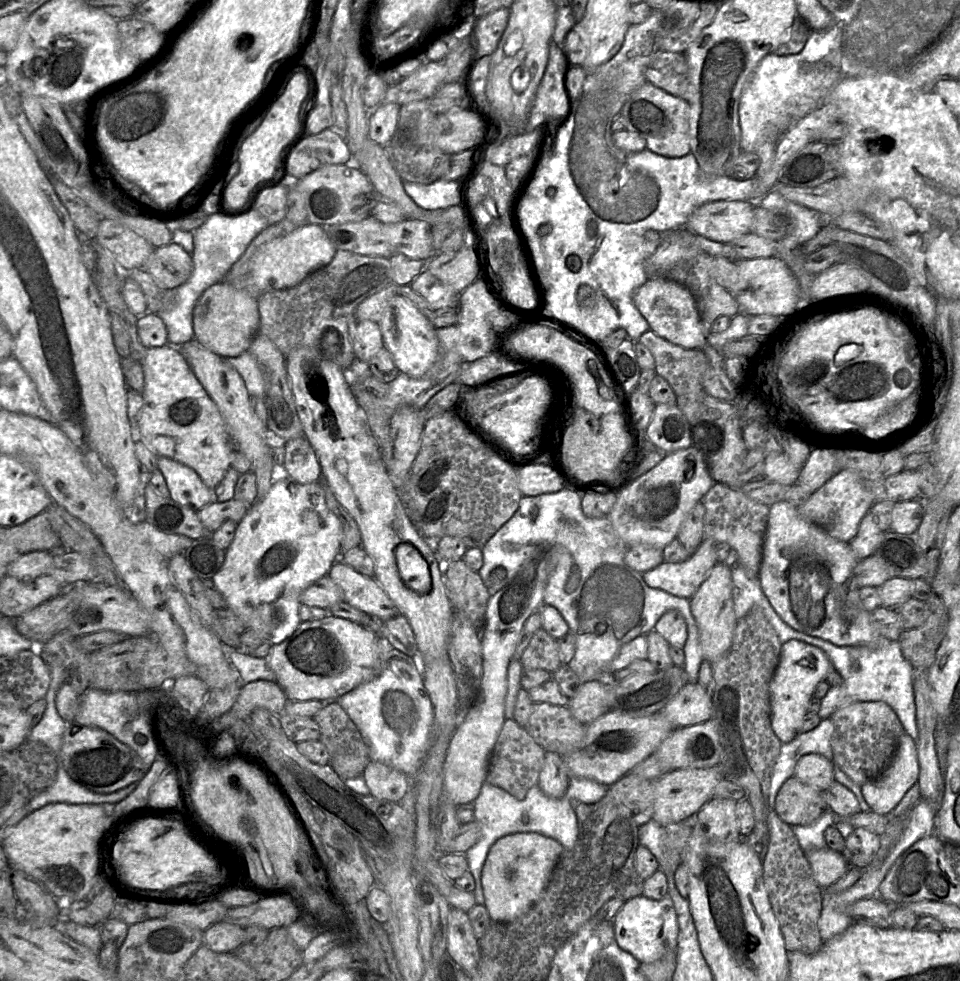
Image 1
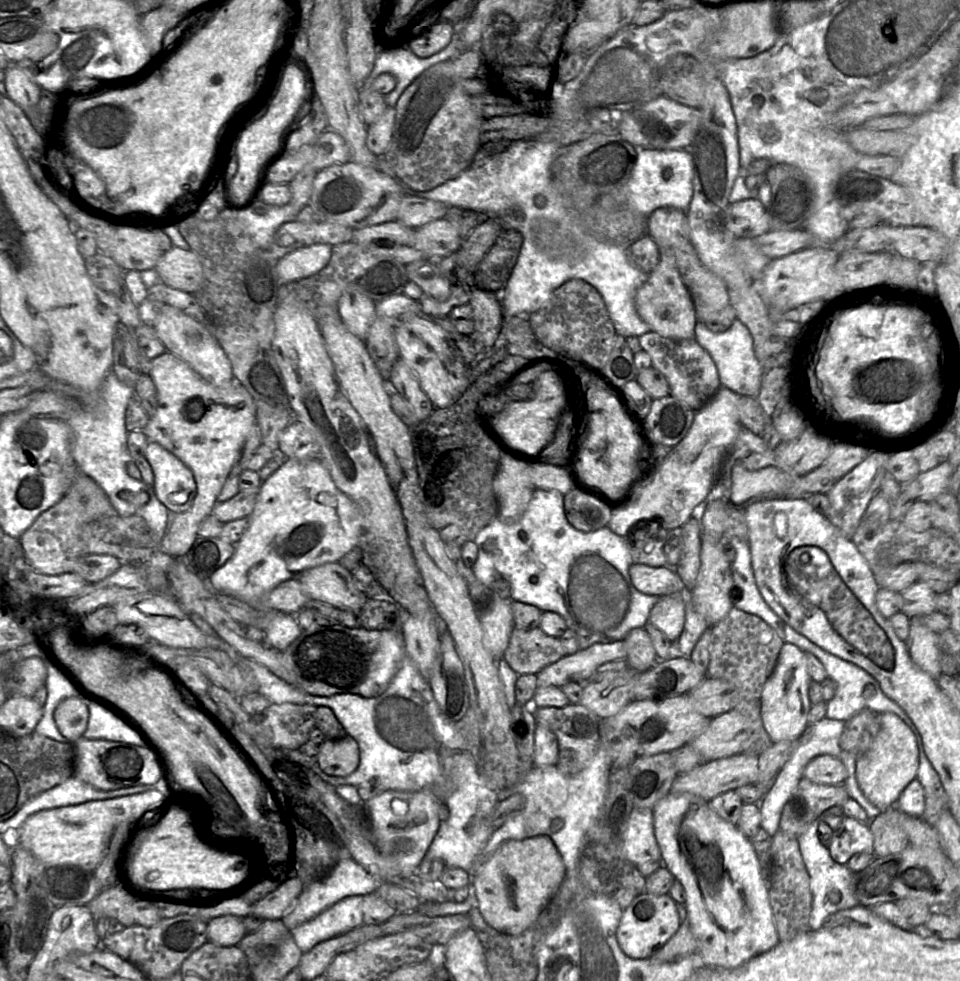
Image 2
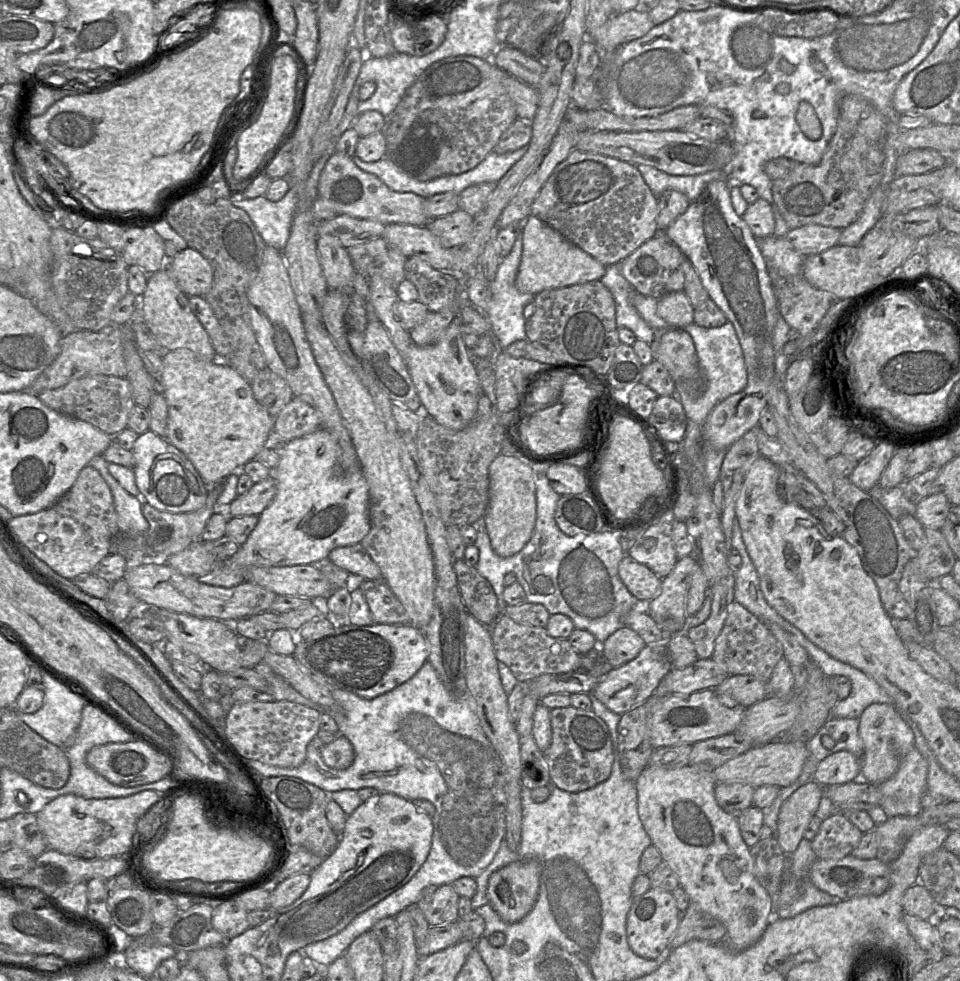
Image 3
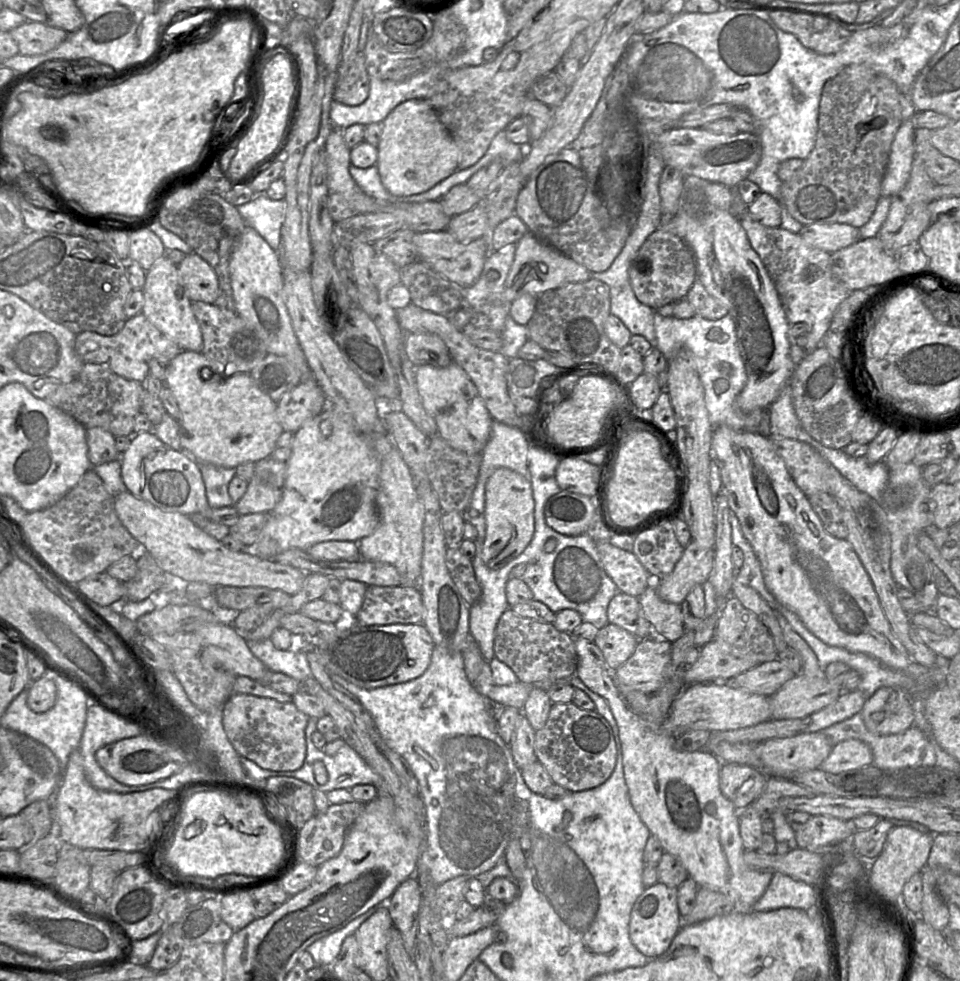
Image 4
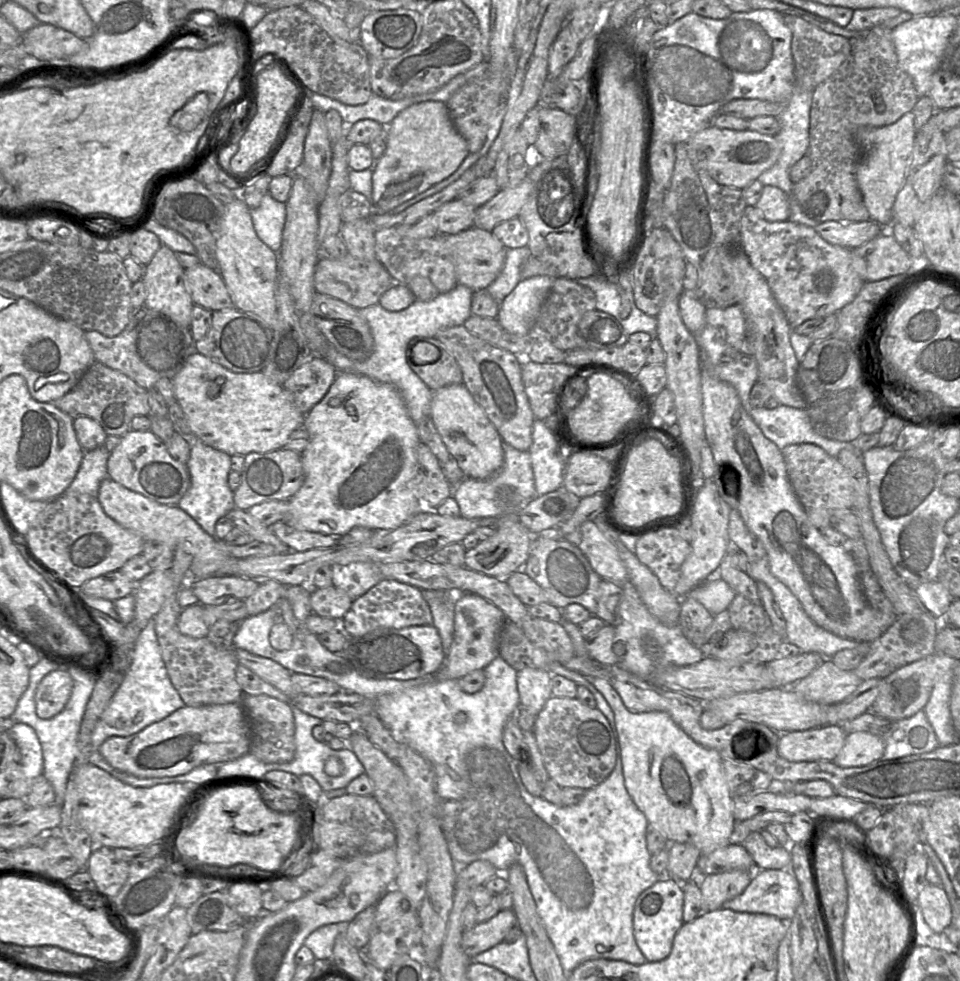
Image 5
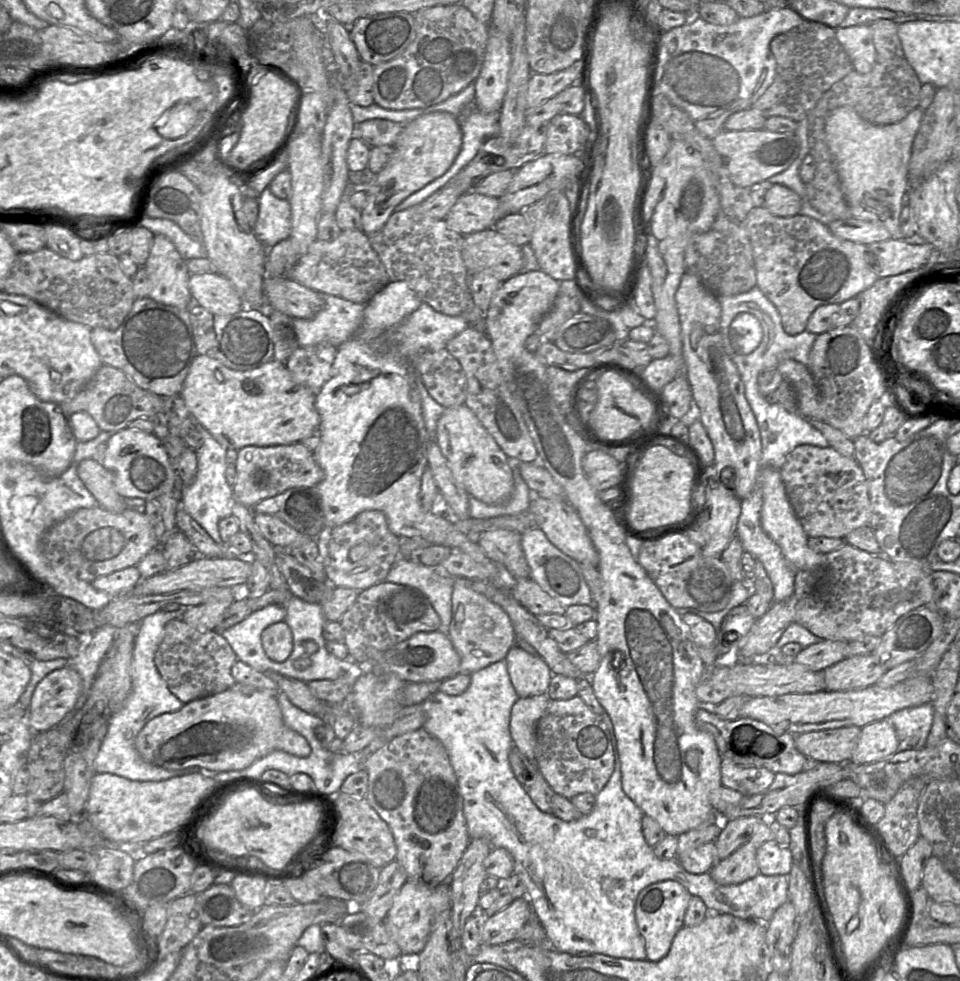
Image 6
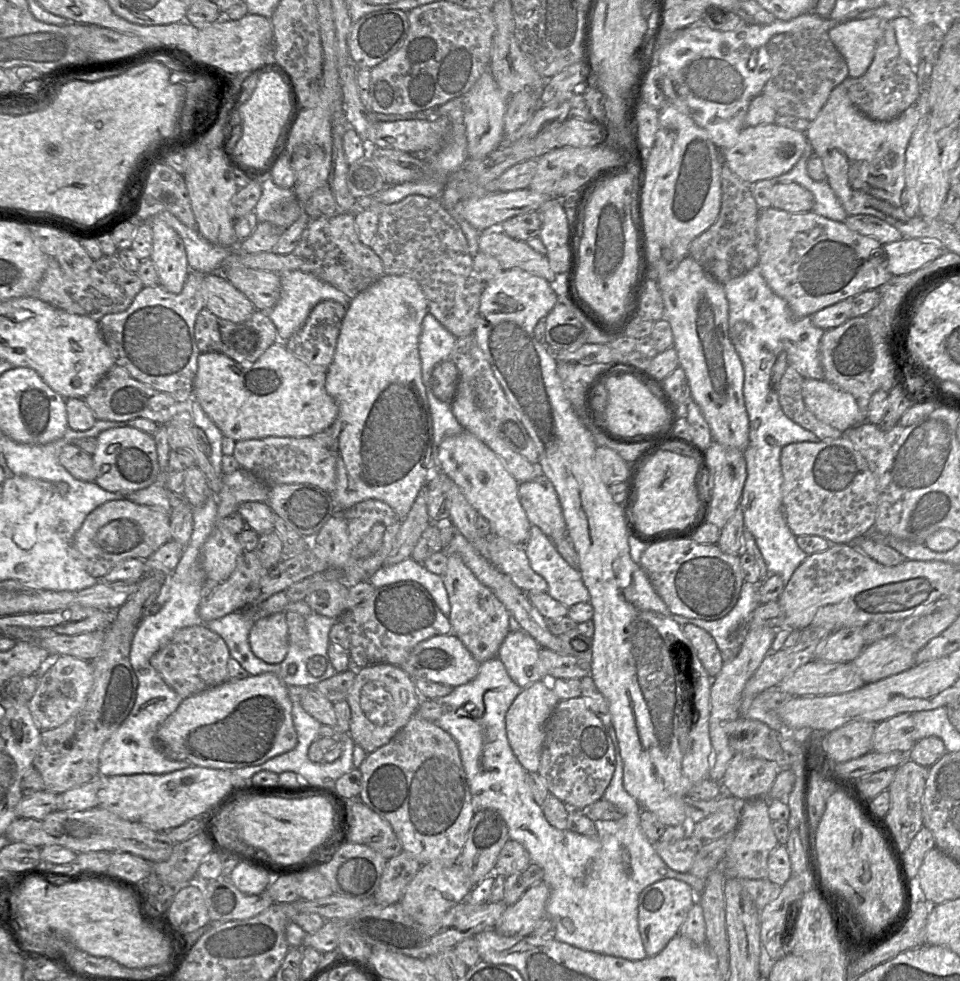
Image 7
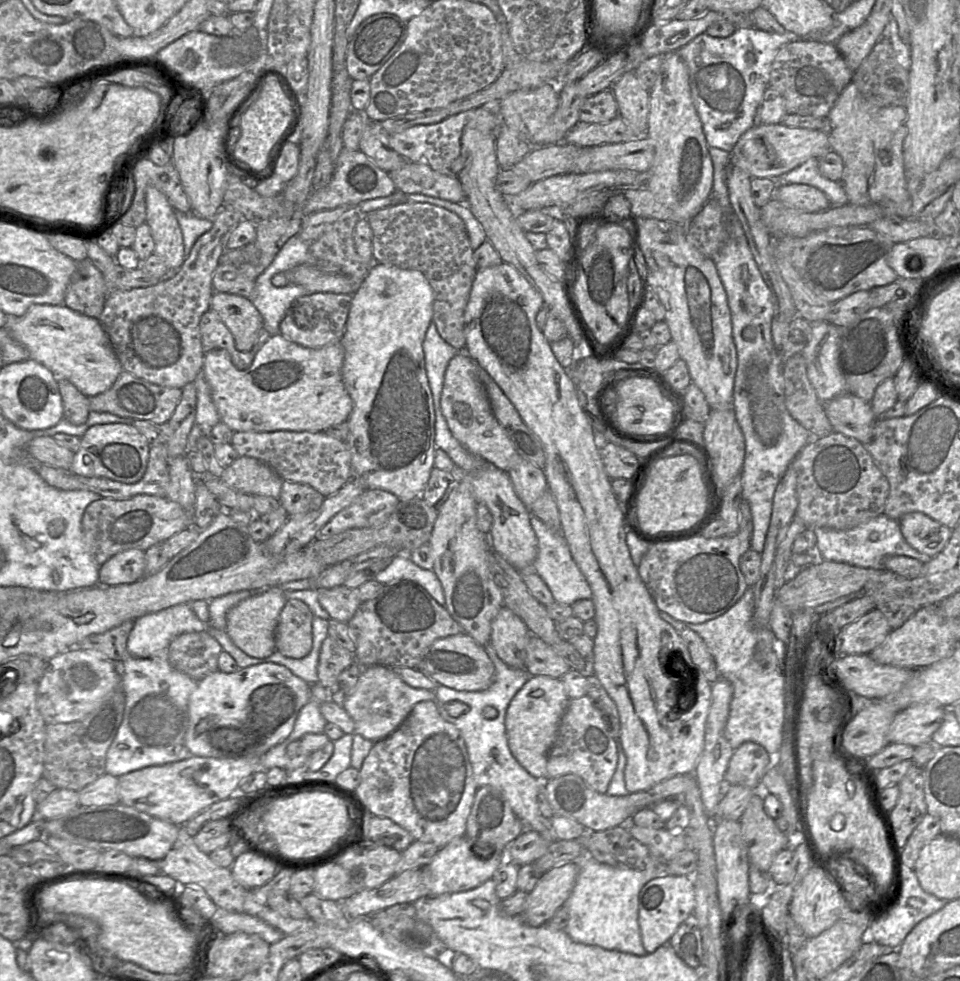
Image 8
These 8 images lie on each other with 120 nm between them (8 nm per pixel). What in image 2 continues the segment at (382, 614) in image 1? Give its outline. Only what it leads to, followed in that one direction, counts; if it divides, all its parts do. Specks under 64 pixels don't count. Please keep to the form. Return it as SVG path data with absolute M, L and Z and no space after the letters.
M339 562L310 568L296 579L311 600L321 601L339 609L360 611L369 599L359 588L353 574Z

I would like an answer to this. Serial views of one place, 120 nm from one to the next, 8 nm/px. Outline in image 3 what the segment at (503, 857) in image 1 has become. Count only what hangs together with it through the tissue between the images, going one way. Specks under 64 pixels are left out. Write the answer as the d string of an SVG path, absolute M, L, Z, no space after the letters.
M535 859L511 862L493 872L488 880L489 904L508 923L523 919L535 905L541 865Z

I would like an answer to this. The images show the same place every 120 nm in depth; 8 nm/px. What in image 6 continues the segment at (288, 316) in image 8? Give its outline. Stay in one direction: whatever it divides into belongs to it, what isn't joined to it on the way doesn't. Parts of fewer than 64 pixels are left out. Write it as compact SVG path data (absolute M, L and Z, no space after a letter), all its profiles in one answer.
M327 343L299 346L287 359L285 365L298 383L317 392L331 374L336 349Z

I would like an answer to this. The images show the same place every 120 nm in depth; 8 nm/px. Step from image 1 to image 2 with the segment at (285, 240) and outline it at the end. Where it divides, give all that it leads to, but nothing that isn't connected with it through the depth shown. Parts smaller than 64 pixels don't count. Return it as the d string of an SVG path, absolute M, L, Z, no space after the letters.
M323 243L289 252L272 265L272 279L280 285L312 276L328 264L331 252L332 245Z

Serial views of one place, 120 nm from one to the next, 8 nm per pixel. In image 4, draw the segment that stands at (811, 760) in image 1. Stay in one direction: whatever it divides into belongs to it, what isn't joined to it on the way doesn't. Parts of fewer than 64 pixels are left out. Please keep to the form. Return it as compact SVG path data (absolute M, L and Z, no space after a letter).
M850 739L835 745L819 768L828 773L839 774L867 767L873 764L873 759L872 750L866 743Z

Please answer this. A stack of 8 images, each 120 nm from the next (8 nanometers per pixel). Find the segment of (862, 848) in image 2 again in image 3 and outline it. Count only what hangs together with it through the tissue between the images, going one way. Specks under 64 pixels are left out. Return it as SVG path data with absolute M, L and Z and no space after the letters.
M836 811L822 821L811 847L817 858L841 859L851 855L863 833L847 818Z

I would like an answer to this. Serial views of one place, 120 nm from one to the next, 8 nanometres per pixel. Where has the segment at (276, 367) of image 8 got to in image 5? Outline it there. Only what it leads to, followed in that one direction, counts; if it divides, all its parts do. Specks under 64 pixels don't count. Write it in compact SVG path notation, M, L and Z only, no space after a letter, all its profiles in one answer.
M197 351L188 357L171 382L175 398L187 418L192 435L229 456L245 456L251 452L266 453L283 448L289 435L302 427L304 422L305 415L296 407L283 385L273 382L262 372L232 372Z

